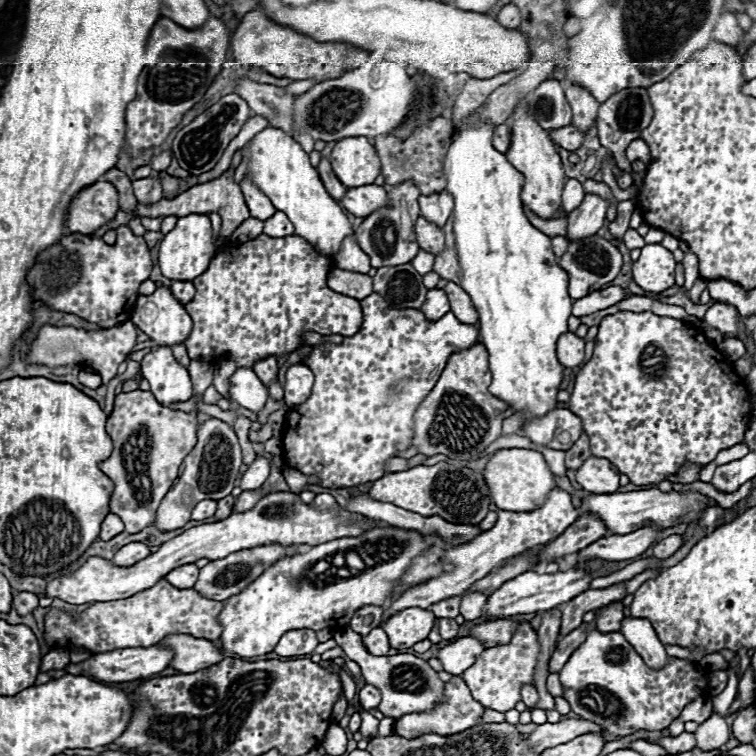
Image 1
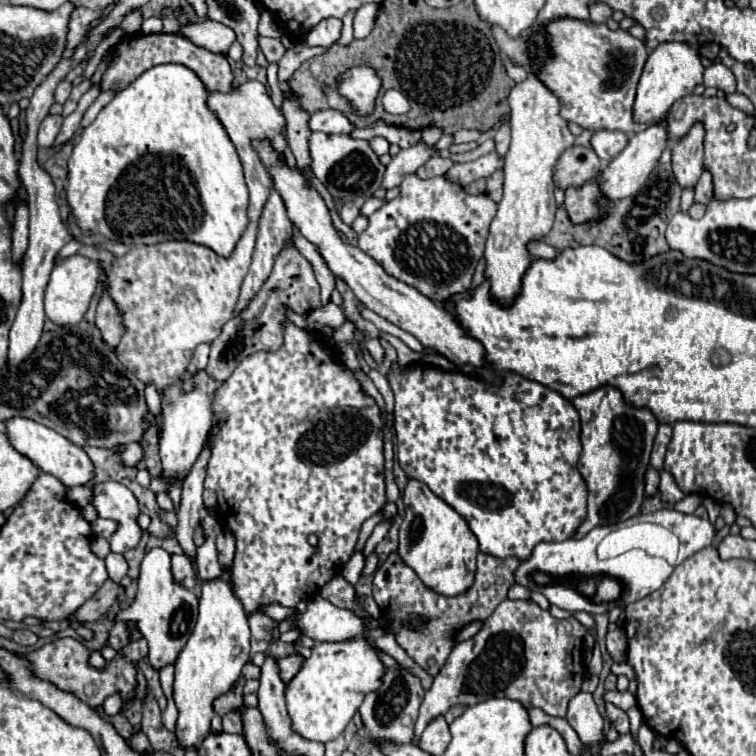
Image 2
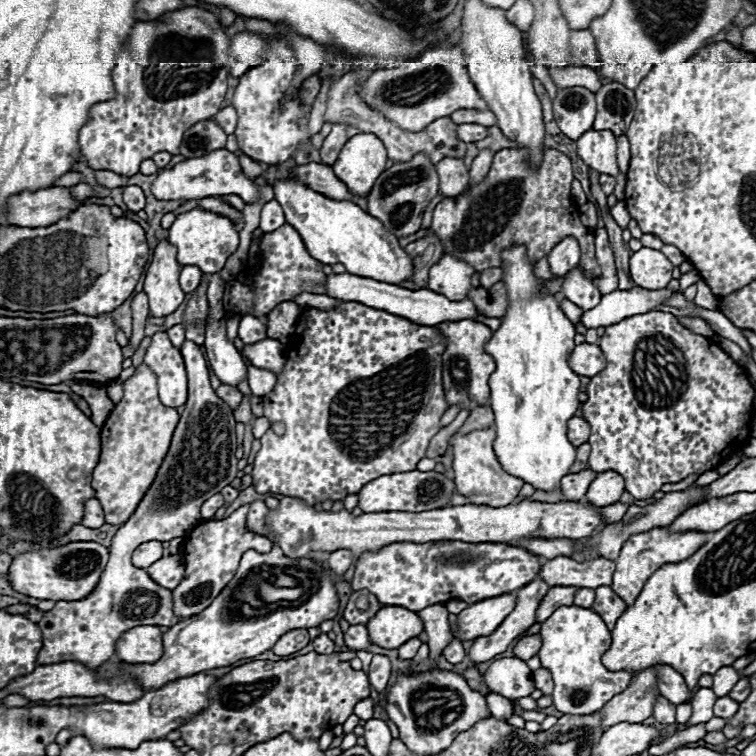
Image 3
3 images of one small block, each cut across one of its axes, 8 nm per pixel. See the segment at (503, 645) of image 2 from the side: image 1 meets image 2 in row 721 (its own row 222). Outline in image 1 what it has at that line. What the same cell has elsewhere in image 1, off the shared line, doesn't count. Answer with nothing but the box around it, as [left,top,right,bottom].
[416,218,446,256]

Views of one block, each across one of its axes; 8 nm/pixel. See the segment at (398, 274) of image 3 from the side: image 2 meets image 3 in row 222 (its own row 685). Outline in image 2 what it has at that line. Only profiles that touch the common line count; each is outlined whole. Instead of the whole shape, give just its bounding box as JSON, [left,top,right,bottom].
[286,638,386,742]

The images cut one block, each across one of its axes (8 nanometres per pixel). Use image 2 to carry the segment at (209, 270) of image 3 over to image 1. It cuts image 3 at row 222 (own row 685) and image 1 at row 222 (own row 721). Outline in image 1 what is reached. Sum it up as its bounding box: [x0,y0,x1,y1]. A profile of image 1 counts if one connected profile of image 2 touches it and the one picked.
[158,216,214,280]

